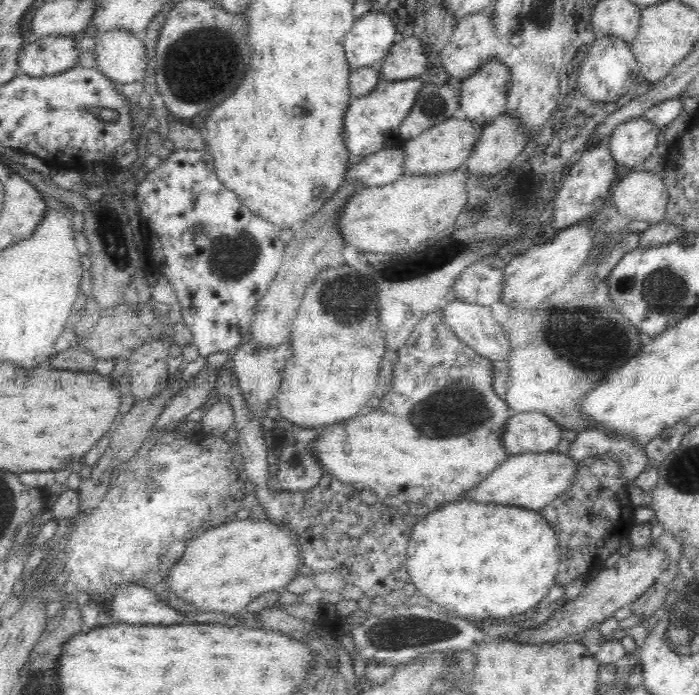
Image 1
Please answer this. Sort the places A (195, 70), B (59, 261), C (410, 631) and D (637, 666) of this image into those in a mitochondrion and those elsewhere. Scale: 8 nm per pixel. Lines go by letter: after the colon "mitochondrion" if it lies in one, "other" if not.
A: mitochondrion
B: other
C: mitochondrion
D: other

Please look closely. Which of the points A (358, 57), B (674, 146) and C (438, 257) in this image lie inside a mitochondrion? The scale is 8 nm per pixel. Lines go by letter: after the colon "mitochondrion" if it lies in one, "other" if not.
A: other
B: other
C: mitochondrion

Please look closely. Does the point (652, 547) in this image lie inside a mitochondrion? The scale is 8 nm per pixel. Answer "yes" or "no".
no

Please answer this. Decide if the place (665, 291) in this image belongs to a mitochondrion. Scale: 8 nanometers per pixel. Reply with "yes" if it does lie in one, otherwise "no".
yes

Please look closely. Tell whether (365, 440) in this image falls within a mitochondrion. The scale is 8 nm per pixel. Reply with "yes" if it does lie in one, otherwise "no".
no

